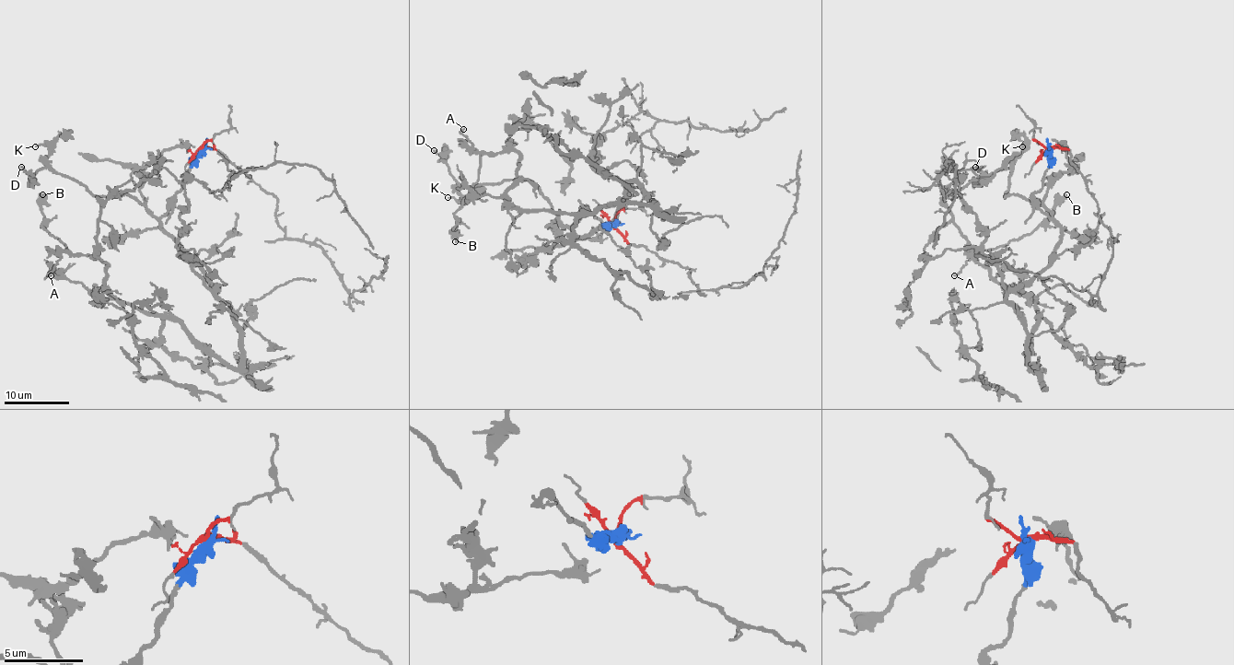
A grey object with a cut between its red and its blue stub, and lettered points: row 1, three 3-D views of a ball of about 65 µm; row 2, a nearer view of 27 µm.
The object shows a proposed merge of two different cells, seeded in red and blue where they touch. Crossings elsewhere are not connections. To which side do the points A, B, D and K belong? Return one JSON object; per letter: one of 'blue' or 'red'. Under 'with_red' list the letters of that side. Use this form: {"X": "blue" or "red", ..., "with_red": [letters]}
{"A": "blue", "B": "blue", "D": "blue", "K": "blue", "with_red": []}

